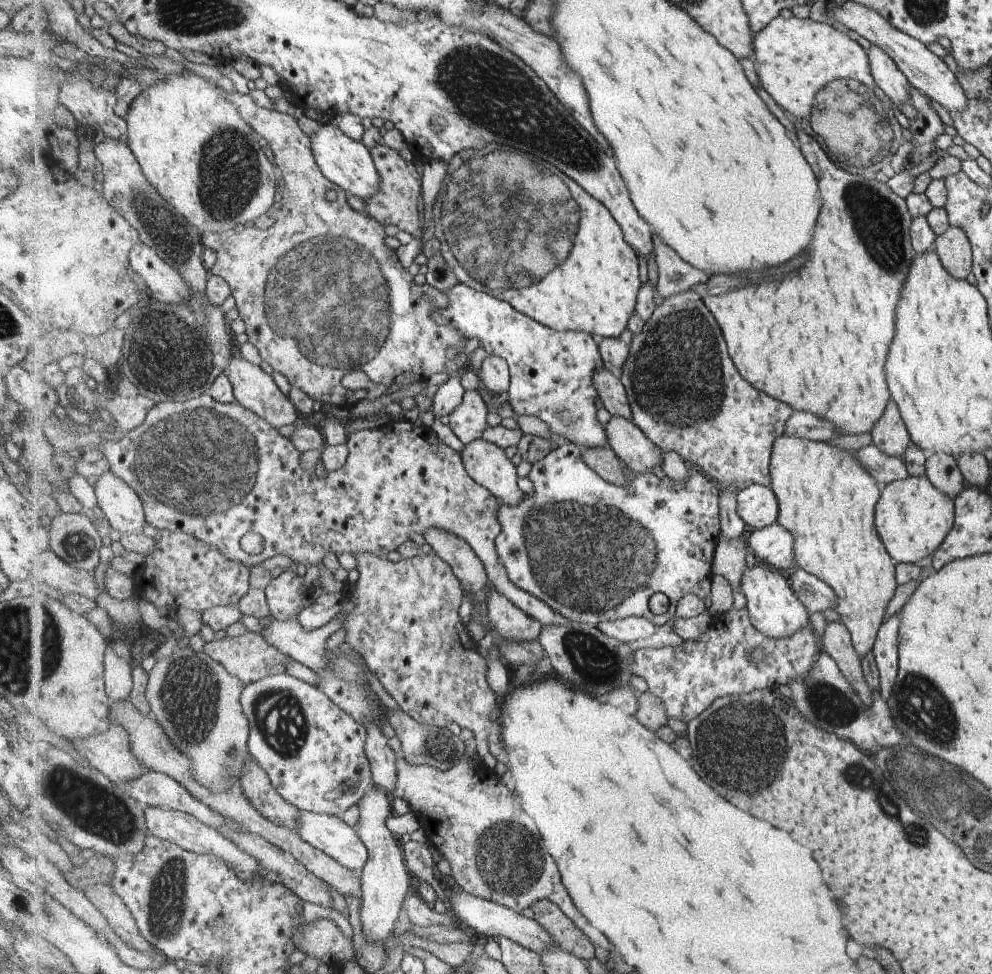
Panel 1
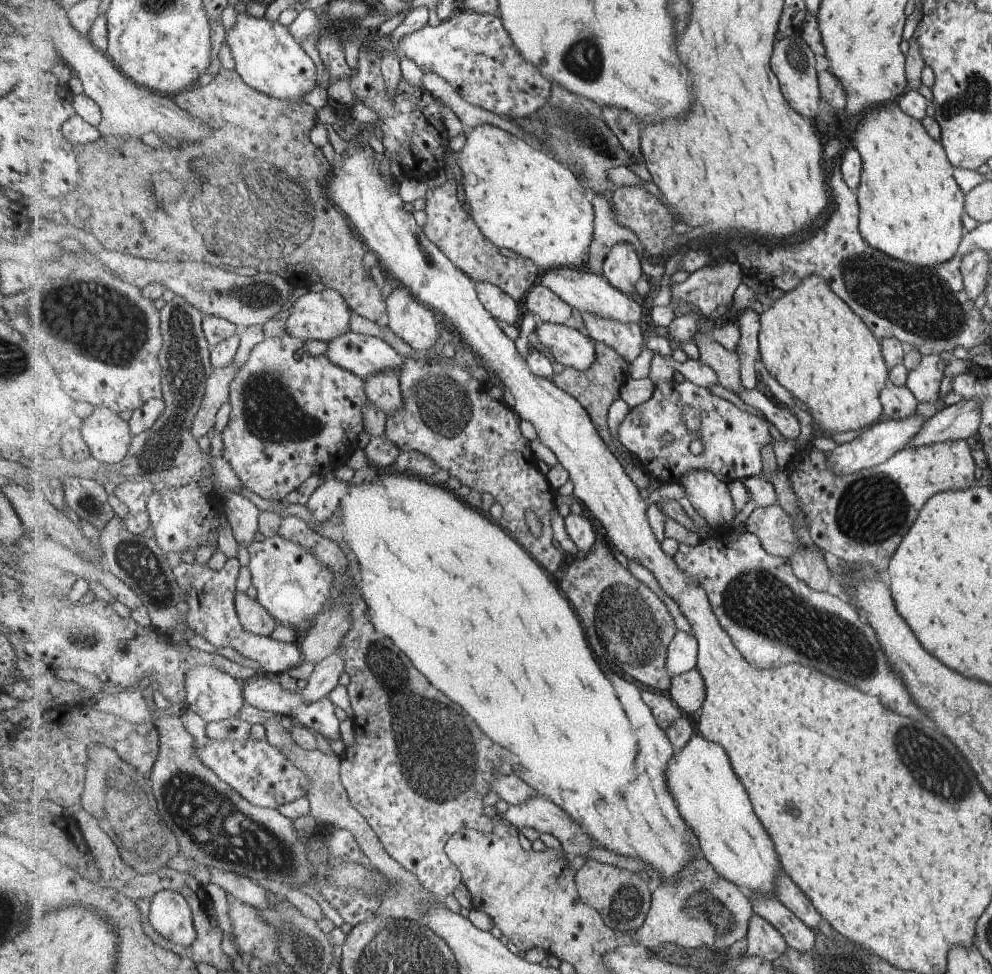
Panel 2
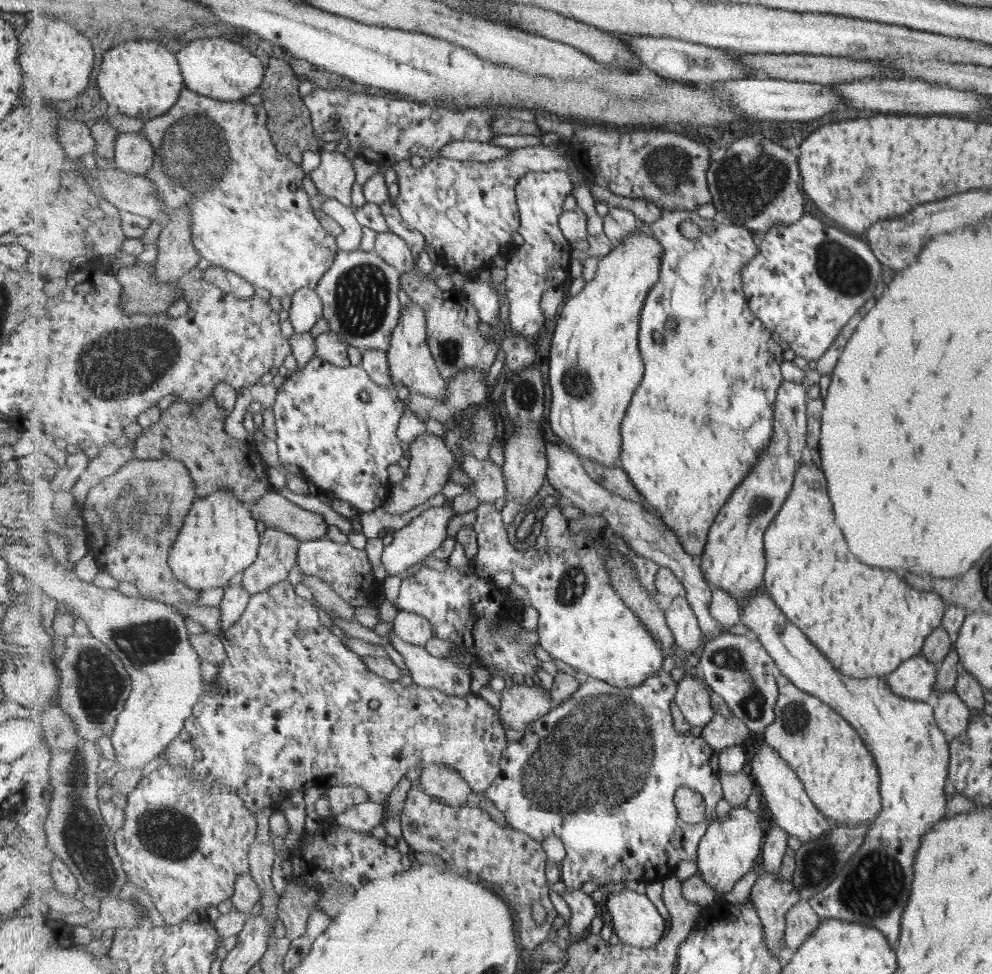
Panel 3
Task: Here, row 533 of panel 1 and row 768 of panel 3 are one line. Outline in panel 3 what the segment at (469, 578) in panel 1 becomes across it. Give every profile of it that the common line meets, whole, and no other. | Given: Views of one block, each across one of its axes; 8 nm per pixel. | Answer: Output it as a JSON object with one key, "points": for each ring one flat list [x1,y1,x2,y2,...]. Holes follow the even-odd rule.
{"points":[[429,765,419,777,423,790,435,798,441,798,447,806,467,806,473,798,467,780,451,766]]}

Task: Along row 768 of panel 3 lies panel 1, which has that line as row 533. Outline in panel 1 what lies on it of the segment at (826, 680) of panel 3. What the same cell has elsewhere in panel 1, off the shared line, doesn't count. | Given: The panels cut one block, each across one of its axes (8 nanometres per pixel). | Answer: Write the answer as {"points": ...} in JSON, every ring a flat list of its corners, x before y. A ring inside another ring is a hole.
{"points":[[907,475,902,479,895,479,883,486,882,495,879,496,877,506,875,507,875,528,878,537,890,553,891,558,896,563,914,565,914,562,933,555,933,552,941,546,943,539,949,534,953,527,953,500,927,480,925,475,913,476]]}

